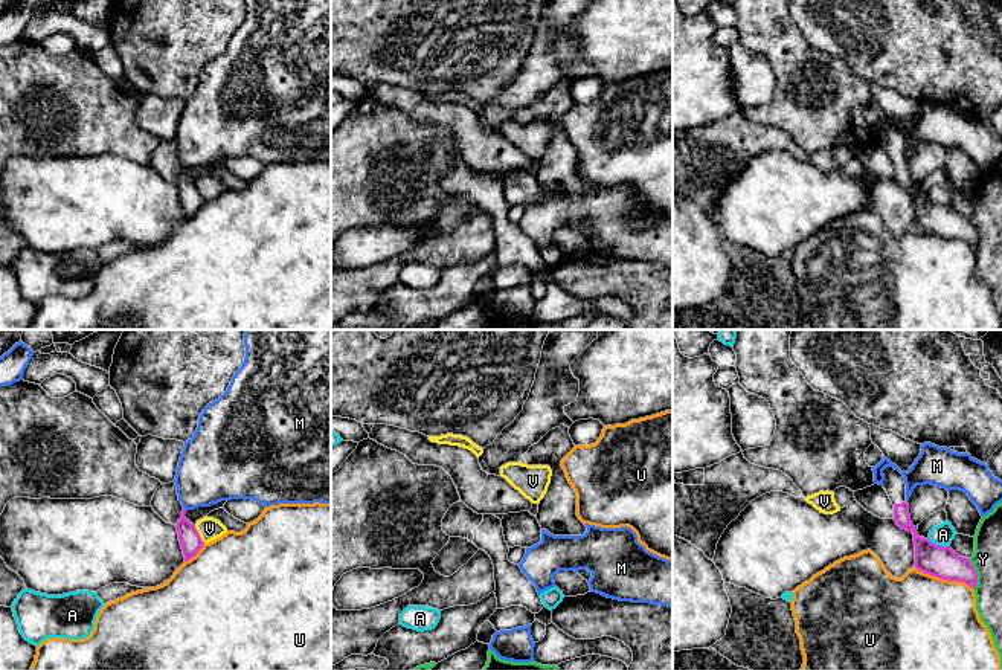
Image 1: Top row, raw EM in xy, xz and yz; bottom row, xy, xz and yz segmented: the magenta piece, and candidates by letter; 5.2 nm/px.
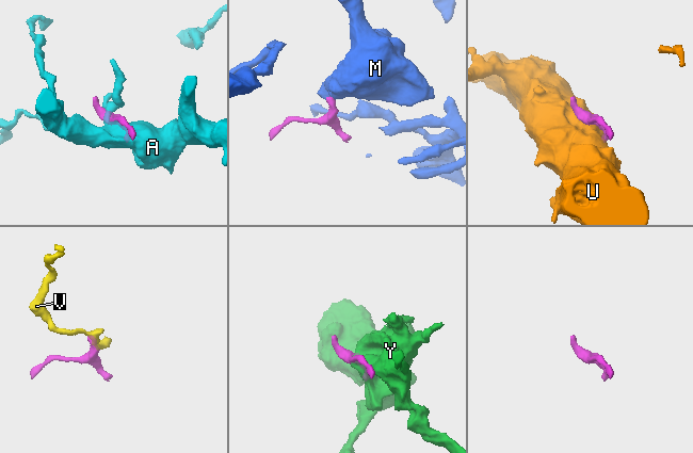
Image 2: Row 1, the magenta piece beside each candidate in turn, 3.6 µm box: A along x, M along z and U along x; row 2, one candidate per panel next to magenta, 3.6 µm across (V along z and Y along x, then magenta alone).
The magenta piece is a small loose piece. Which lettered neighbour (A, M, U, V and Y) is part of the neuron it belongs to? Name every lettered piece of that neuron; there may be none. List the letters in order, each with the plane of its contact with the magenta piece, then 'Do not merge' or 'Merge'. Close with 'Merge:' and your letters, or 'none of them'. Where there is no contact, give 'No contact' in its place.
A: Touches magenta in yz. Do not merge
M: Touches magenta in xy. Do not merge
U: Touches magenta in yz. Do not merge
V: Touches magenta in xy. Do not merge
Y: Touches magenta in yz. Do not merge
Merge: none of them

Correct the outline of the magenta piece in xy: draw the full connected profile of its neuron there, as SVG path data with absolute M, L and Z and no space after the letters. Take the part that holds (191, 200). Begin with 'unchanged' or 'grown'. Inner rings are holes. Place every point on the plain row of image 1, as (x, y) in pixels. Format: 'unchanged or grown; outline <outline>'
unchanged; outline M183 166L181 176L177 180L178 198L183 208L185 220L191 218L197 214L197 211L203 206L204 200L201 198L197 186L191 182L185 172L188 168Z

